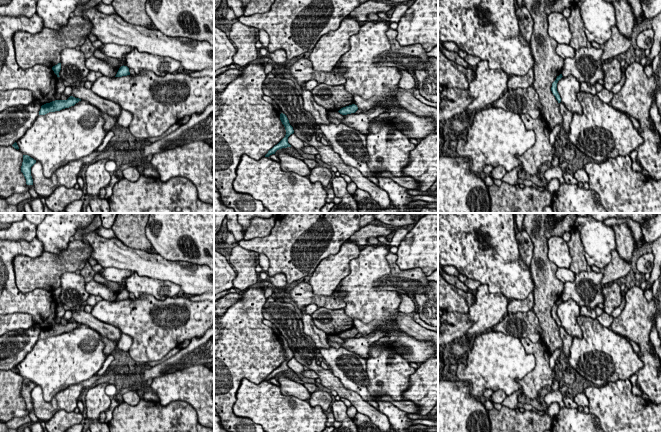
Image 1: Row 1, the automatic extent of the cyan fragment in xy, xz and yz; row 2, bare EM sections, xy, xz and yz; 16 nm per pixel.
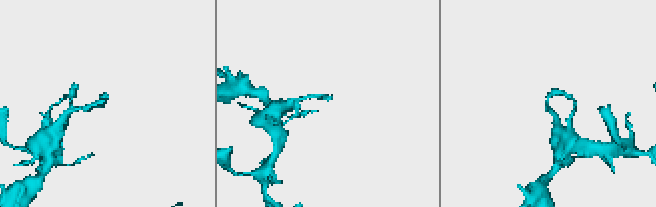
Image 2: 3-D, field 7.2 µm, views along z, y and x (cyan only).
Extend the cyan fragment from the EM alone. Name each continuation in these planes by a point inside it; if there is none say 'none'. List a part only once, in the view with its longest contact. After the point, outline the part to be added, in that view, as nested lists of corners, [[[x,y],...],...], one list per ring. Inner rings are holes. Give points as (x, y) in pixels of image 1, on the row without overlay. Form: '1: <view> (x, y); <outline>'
none

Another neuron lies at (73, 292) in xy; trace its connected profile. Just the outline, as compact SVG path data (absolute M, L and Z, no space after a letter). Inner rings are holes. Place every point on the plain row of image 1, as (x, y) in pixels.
M65 272L61 276L61 294L59 300L67 306L83 304L89 297L85 289L85 279L76 272Z

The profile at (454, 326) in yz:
M444 312L441 316L441 326L438 330L438 347L445 347L467 335L472 326L468 314Z

